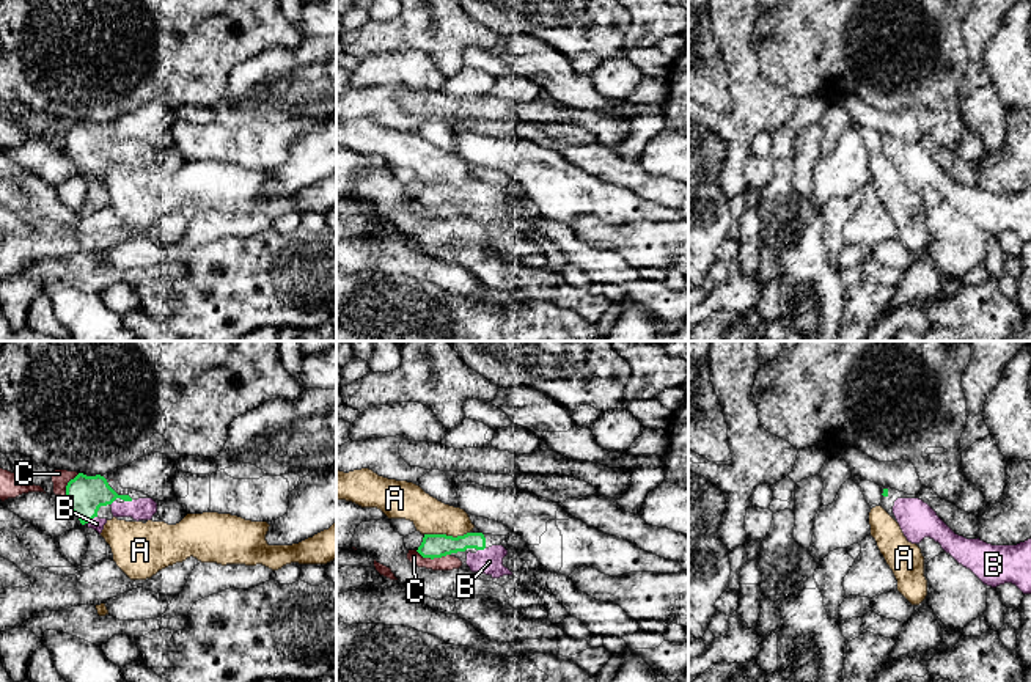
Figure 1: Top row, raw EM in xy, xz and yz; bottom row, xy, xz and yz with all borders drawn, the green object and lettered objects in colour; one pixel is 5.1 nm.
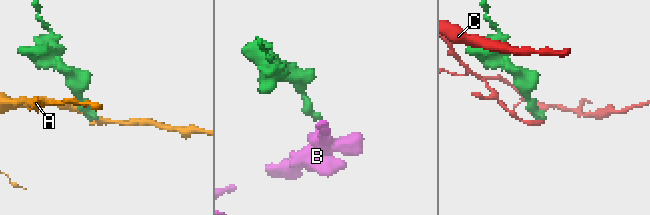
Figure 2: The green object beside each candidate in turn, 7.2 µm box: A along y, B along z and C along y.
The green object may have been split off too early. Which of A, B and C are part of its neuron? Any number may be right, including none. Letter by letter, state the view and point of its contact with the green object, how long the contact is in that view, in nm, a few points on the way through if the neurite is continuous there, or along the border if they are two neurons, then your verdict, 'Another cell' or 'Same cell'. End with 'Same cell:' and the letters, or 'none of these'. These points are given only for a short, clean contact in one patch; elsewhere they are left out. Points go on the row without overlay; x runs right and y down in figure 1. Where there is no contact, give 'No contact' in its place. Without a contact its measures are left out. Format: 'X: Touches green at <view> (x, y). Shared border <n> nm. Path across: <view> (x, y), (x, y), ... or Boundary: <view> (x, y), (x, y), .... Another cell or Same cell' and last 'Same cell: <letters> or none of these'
A: Touches green at xz (447, 184). Shared border 240 nm. Another cell
B: Touches green at xy (91, 167). Shared border 70 nm. Path across: xy (85, 142), (85, 156), (91, 167), (96, 172). Same cell
C: Touches green at xz (432, 206). Shared border 190 nm. Boundary: xz (415, 198), (431, 206), (450, 203). Another cell
Same cell: B

